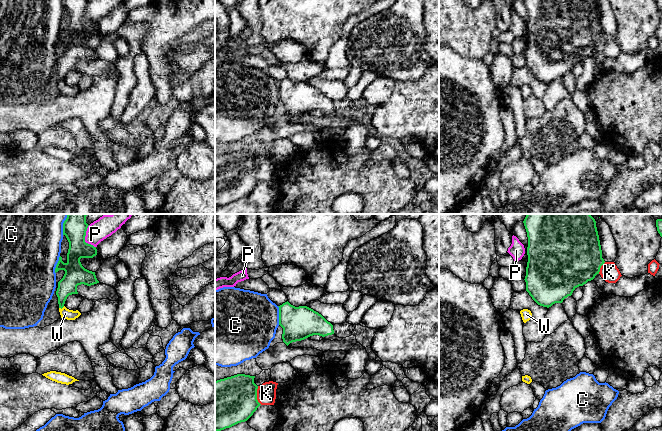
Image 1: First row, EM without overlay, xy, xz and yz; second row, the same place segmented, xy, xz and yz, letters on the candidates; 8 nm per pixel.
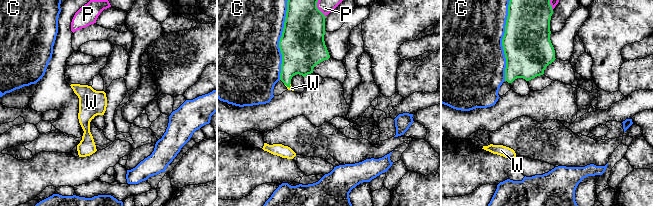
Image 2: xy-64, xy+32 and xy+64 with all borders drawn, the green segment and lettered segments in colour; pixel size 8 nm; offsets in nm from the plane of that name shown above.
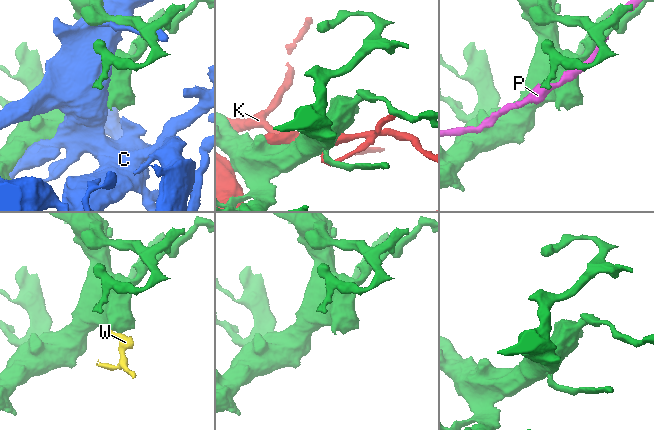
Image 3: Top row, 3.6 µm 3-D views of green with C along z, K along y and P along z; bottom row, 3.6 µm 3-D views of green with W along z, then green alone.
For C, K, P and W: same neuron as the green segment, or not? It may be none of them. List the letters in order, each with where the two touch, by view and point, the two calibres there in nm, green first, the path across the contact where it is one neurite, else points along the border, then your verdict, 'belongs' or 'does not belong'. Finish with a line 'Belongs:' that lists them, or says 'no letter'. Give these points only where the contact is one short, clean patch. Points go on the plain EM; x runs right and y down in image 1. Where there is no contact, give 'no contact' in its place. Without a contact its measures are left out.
C: xz (279, 91) | 260/460 nm | does not belong
K: xz (256, 171) | 380/160 nm | does not belong
P: xy (84, 14) | 160/150 nm | does not belong
W: xy (61, 84) | 150/90 nm | across xy (68, 60), (62, 69), (61, 84), (65, 89) | belongs
Belongs: W

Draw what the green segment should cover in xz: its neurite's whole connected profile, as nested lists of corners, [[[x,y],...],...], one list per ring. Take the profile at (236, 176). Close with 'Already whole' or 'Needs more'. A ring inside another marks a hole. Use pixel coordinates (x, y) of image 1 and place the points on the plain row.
[[[237,150],[215,157],[215,208],[247,197],[261,181],[257,176],[255,152]]]. Already whole

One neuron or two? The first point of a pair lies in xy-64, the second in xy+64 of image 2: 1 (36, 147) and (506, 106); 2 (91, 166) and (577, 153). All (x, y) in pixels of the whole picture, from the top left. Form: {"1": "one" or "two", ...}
{"1": "two", "2": "two"}

